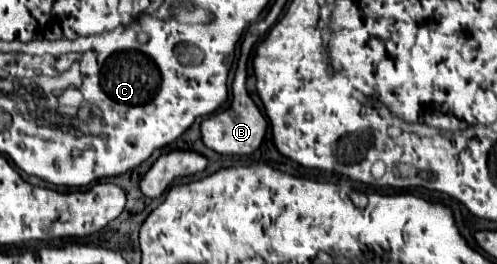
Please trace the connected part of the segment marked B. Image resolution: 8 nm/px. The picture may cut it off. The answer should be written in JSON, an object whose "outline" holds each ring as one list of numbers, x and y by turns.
{"outline":[[245,34,241,44,240,62,238,62,238,70,234,76,234,84,232,84,232,104,224,114,214,114,210,118,206,118,202,122,202,140,208,148,212,148,218,154,252,154,254,150,260,148,264,136,266,136,266,128,268,122,262,116,262,112,258,110,258,106,254,104,254,100,250,98,248,90,246,90,246,76,248,76,247,67,248,60,252,50,256,44,256,37,251,34]]}

